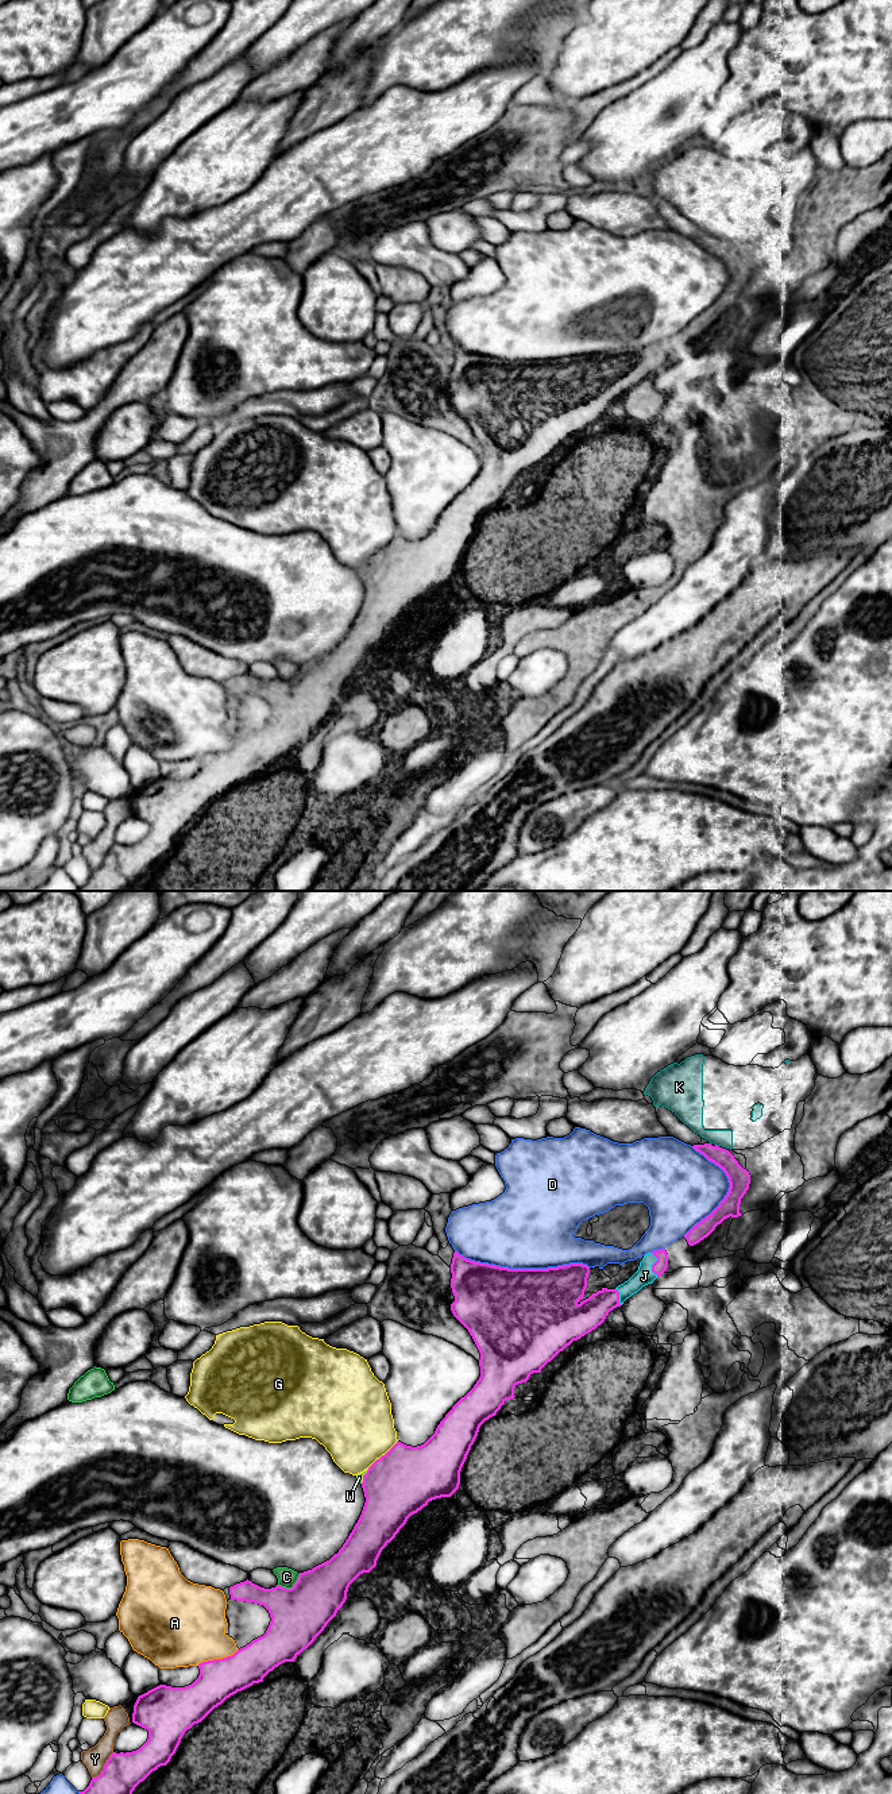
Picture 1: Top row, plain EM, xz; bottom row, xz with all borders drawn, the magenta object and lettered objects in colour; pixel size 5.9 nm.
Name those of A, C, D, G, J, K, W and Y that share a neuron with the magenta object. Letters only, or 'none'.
J, W

